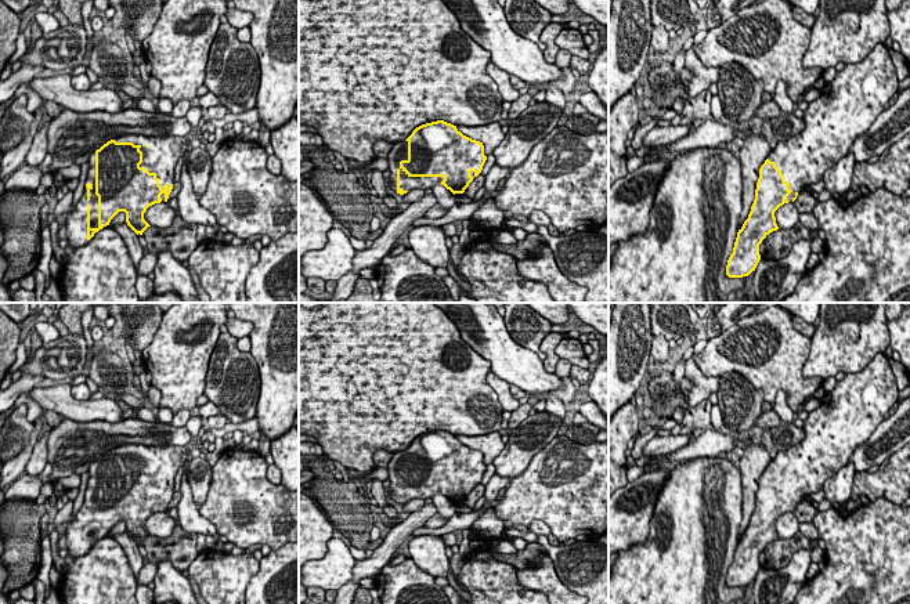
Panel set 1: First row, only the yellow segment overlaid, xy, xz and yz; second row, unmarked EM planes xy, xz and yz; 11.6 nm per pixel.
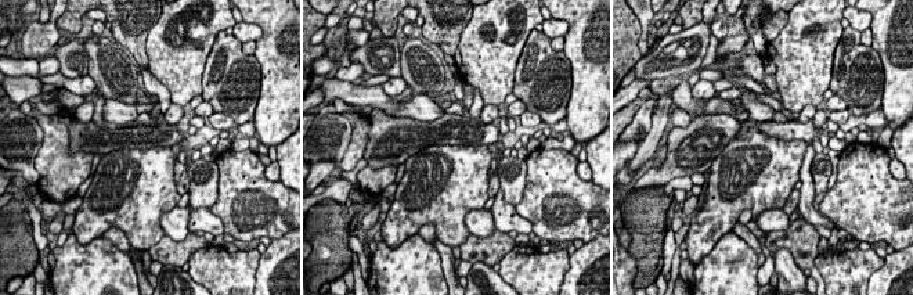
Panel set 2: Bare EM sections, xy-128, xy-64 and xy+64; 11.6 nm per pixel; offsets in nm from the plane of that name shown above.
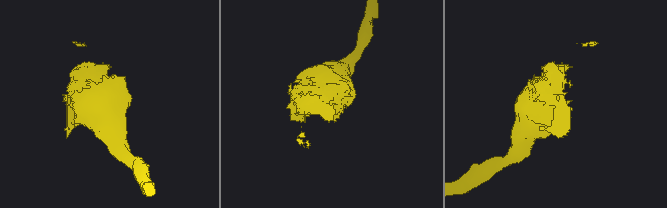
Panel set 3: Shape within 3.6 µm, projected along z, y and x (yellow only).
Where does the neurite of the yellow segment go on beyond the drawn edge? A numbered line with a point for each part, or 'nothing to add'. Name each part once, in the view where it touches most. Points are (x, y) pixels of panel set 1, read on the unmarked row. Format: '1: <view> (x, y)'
1: xy (76, 534)

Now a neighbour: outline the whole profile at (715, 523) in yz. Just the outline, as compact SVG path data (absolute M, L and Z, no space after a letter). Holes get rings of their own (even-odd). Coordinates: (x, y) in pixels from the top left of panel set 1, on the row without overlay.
M696 457L669 470L656 500L647 540L635 545L610 567L609 604L729 604L743 598L747 586L729 587L726 575L733 563L743 521L741 473L729 457Z

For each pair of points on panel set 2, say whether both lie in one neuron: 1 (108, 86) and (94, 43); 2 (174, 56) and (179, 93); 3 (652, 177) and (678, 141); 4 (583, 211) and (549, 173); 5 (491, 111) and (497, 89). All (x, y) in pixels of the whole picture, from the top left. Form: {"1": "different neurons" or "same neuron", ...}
{"1": "same neuron", "2": "same neuron", "3": "same neuron", "4": "same neuron", "5": "different neurons"}

